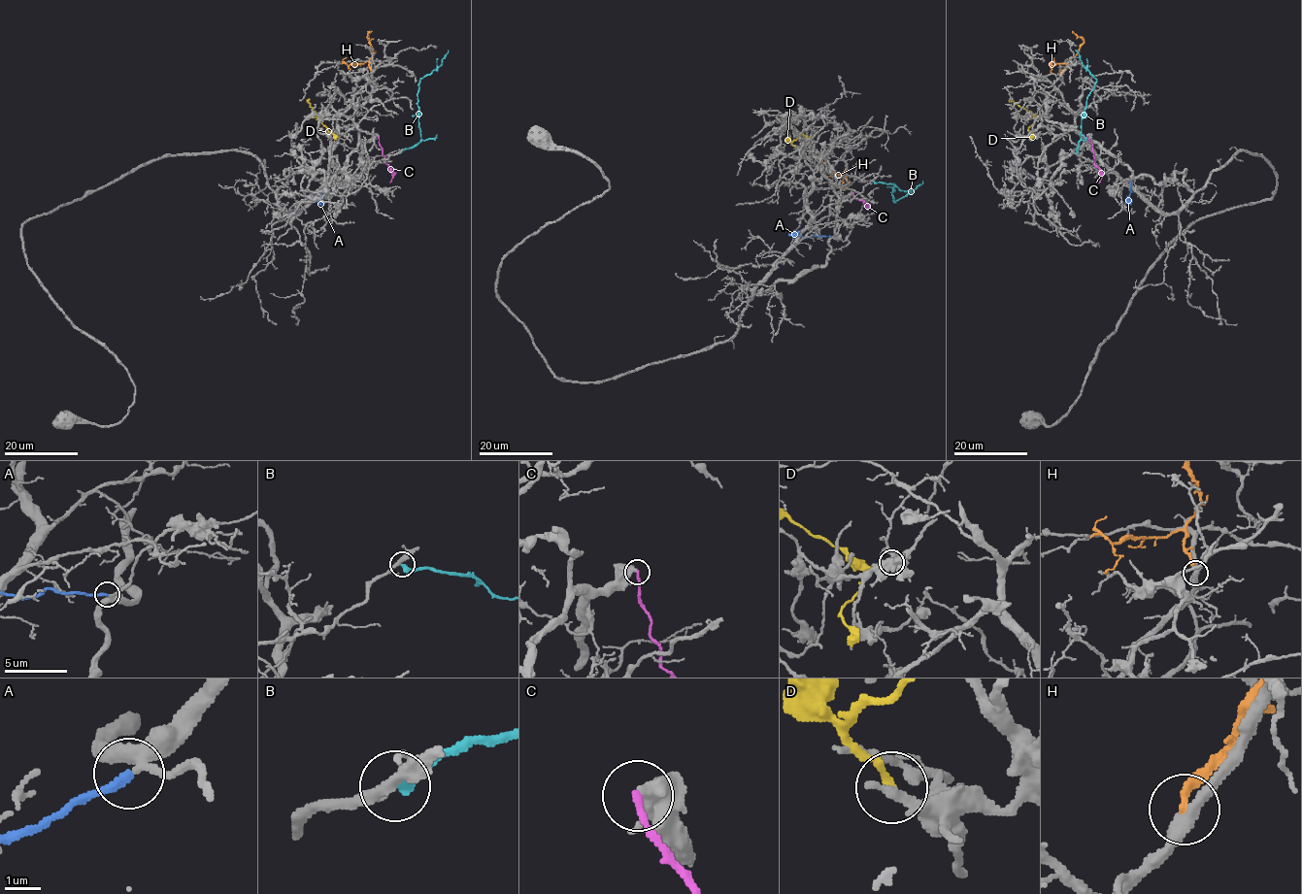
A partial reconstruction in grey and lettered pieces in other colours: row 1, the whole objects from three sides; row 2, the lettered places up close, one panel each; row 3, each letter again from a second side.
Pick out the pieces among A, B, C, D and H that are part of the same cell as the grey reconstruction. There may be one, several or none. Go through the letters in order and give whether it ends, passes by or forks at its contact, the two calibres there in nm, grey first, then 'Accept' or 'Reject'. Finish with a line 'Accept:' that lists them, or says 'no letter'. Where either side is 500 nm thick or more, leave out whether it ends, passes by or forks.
A: It ends there. Thickness 280 nm (grey) against 240 nm. Accept
B: It ends there. Thickness 300 nm (grey) against 400 nm. Reject
C: It ends there. Thickness 440 nm (grey) against 200 nm. Reject
D: It ends there. Thickness 340 nm (grey) against 220 nm. Reject
H: It ends there. Thickness 400 nm (grey) against 220 nm. Reject
Accept: A

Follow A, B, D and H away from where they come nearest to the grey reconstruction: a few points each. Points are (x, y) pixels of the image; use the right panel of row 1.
A: (1130, 180), (1129, 205)
B: (1075, 152), (1080, 139), (1086, 97), (1096, 80), (1082, 65), (1075, 50)
D: (1043, 114), (1032, 115), (1008, 100)
H: (1061, 74), (1083, 42), (1072, 31)

